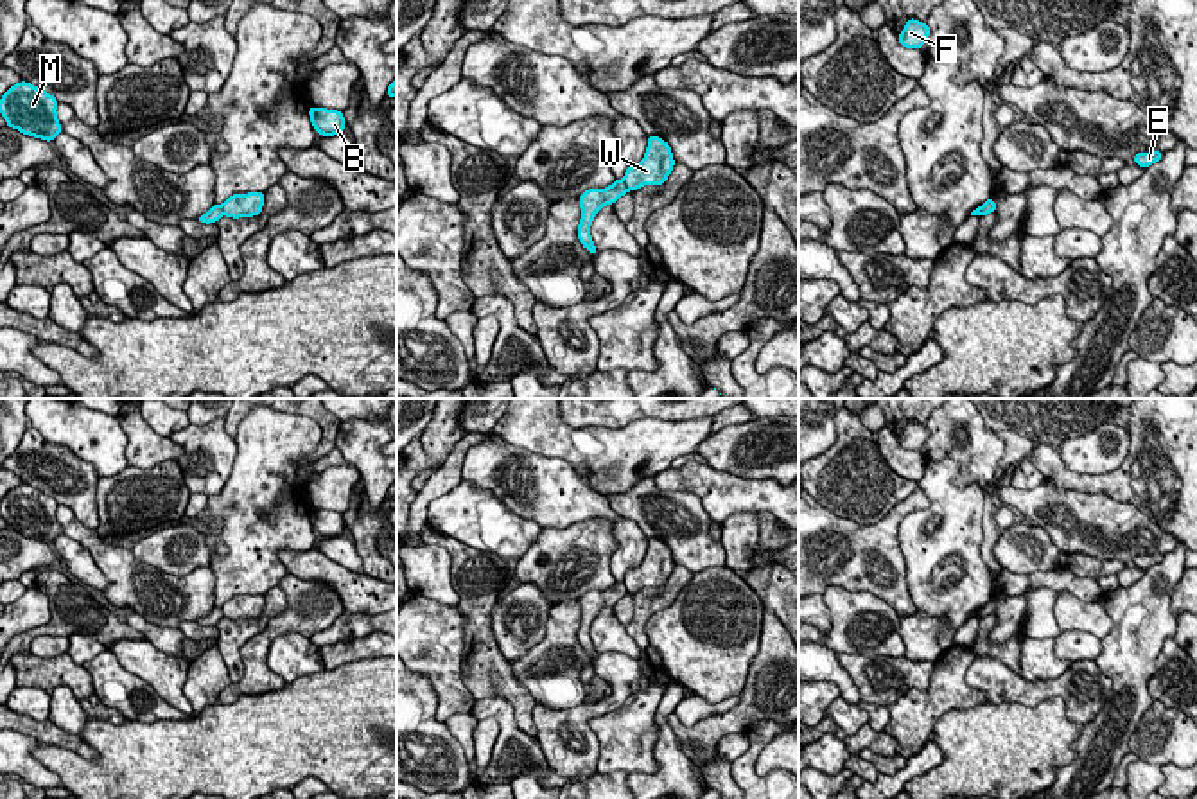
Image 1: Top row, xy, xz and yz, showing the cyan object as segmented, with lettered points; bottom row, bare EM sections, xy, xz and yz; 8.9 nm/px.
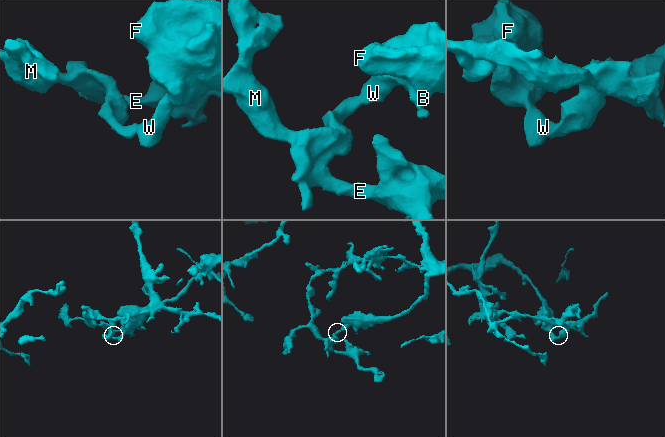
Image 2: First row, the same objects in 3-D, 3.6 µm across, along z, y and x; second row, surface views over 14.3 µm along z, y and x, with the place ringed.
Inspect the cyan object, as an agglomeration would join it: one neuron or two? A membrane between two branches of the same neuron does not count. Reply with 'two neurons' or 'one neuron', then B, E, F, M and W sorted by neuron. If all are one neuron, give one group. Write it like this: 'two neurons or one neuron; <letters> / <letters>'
two neurons; B F W / E M

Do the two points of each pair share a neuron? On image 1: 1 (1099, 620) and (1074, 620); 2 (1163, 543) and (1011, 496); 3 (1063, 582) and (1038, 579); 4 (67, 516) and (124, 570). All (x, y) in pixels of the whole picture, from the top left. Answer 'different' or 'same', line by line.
1: same
2: same
3: same
4: same

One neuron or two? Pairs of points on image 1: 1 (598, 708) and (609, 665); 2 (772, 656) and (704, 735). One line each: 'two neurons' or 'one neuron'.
1: one neuron
2: one neuron

